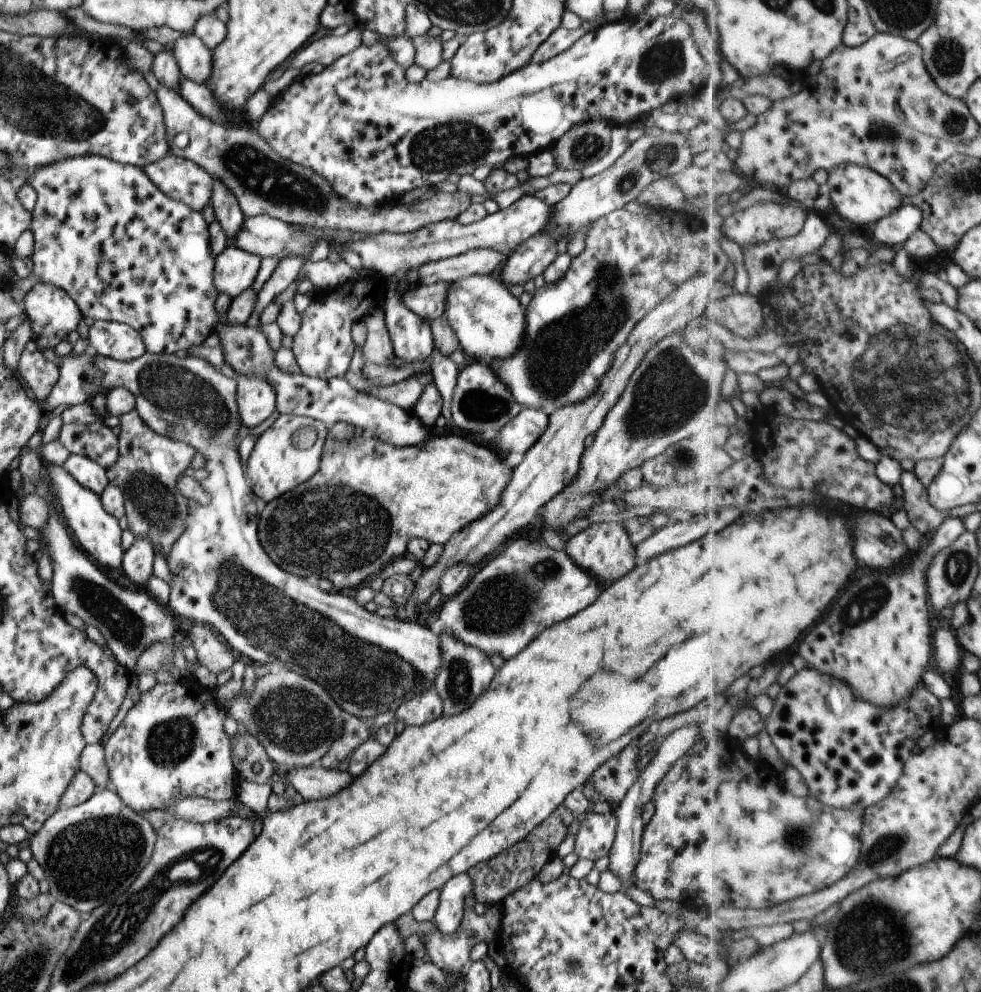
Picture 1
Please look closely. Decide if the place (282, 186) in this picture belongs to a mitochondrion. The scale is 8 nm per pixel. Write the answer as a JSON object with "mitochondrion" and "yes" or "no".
{"mitochondrion":"yes"}

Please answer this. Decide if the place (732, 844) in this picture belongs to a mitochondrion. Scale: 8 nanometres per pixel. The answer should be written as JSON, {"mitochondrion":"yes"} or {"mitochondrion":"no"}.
{"mitochondrion":"no"}

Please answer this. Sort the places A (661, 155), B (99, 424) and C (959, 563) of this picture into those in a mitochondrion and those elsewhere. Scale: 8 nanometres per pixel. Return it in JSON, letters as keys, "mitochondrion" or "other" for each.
{"A":"mitochondrion","B":"other","C":"mitochondrion"}

